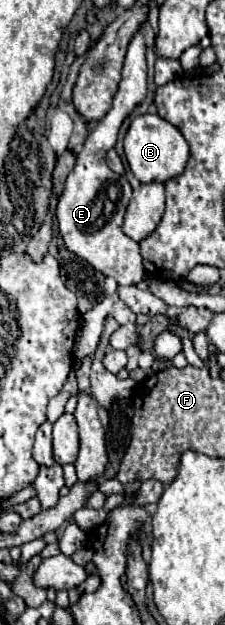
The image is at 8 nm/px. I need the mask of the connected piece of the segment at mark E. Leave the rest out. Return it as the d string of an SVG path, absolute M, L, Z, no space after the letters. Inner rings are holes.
M139 31L137 35L133 35L129 43L125 67L123 67L123 79L119 83L117 95L113 97L113 107L93 127L91 135L87 137L81 153L77 155L77 163L63 185L63 193L59 197L57 211L55 211L65 247L77 257L91 263L99 273L113 277L119 285L139 285L145 277L145 271L143 271L137 241L129 239L121 231L123 215L131 199L131 185L125 175L117 175L107 167L105 153L115 145L123 119L133 111L133 107L137 107L137 103L145 99L145 93L147 93L145 39Z

